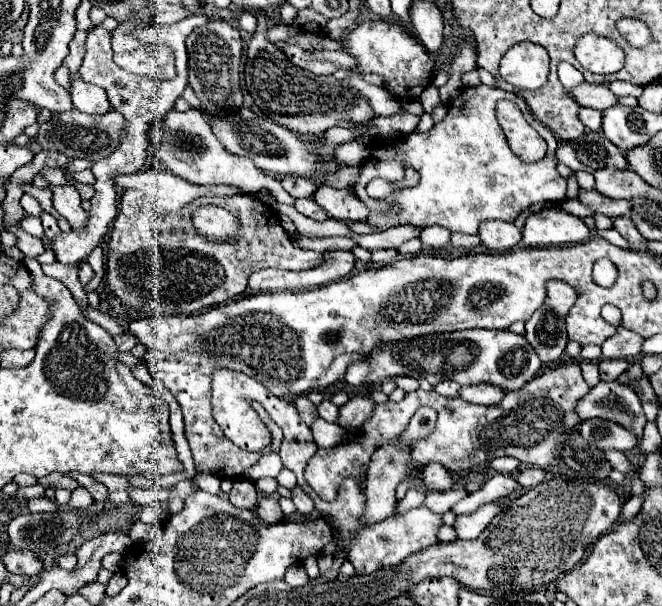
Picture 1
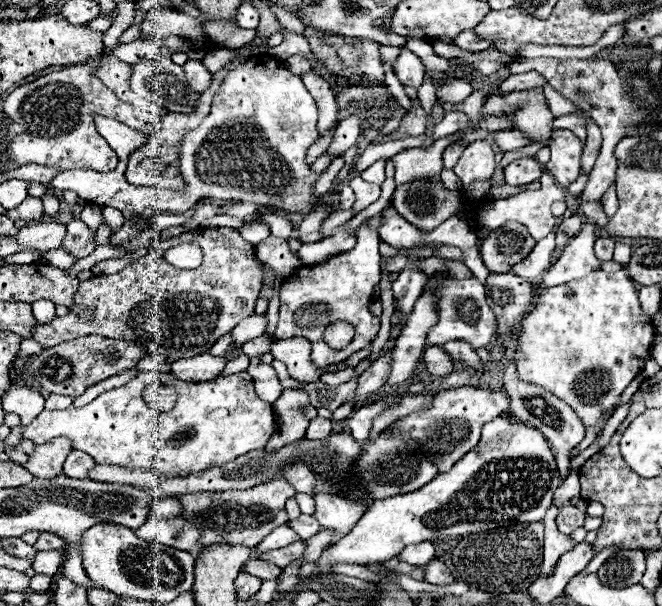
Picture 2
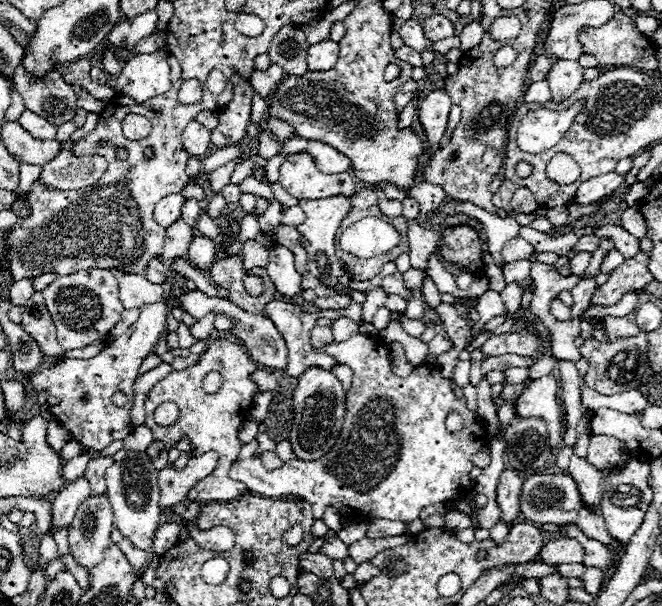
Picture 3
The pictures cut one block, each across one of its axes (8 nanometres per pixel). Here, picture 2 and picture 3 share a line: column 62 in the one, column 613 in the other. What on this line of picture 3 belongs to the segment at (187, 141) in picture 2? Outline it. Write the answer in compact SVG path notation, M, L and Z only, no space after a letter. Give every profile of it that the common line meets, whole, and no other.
M610 172L610 174L604 174L604 176L596 176L596 178L580 184L580 188L576 192L576 202L578 204L596 202L596 200L608 196L610 192L616 192L622 182L624 182L624 176L618 174L618 172Z

